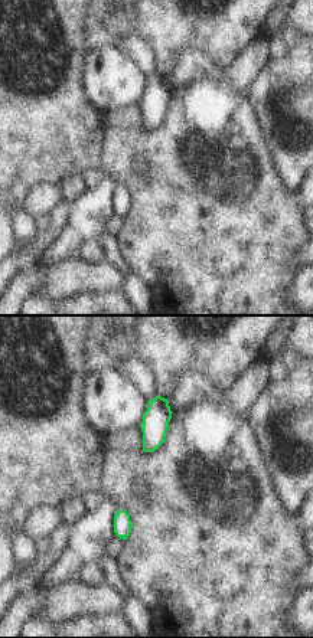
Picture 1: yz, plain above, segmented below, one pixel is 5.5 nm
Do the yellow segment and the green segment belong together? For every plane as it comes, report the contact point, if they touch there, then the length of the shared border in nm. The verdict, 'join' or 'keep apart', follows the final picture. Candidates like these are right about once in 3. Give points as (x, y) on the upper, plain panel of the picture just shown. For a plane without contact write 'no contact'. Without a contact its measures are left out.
no contact

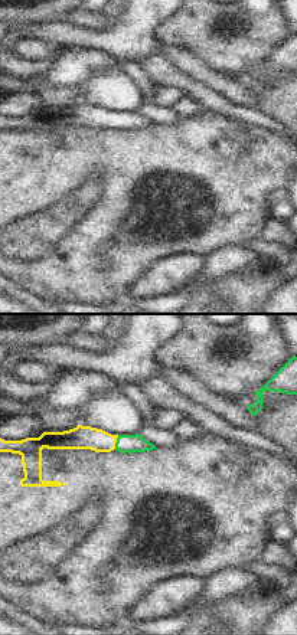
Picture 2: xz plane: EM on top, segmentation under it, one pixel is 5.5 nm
(116, 118) | 80 nm

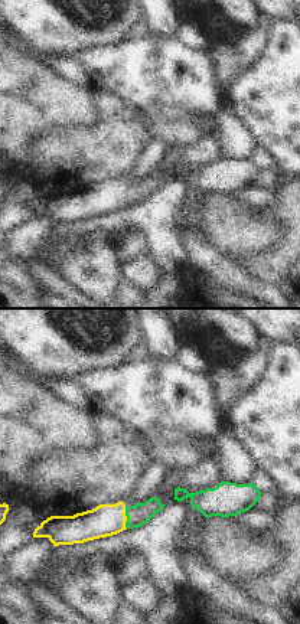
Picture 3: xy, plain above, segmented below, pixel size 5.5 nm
(126, 195) | 120 nm

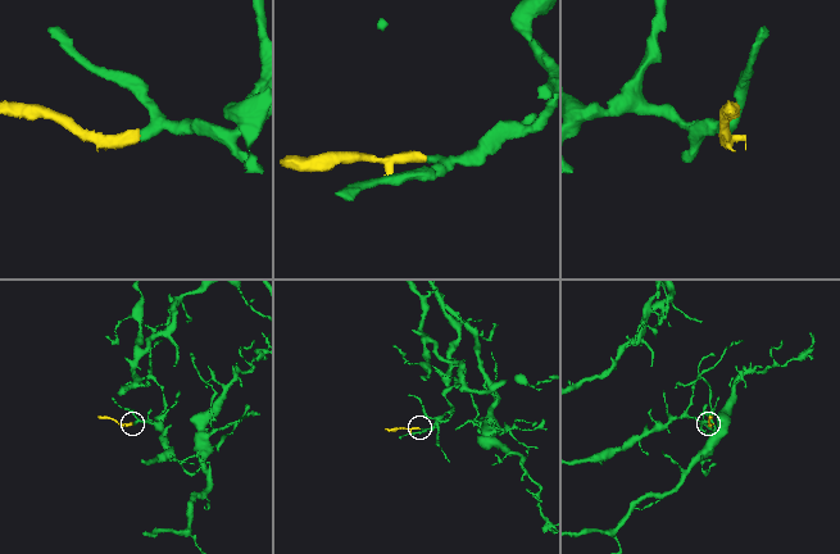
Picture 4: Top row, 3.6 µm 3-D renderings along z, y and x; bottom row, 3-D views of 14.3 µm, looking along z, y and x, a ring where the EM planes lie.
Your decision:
join

